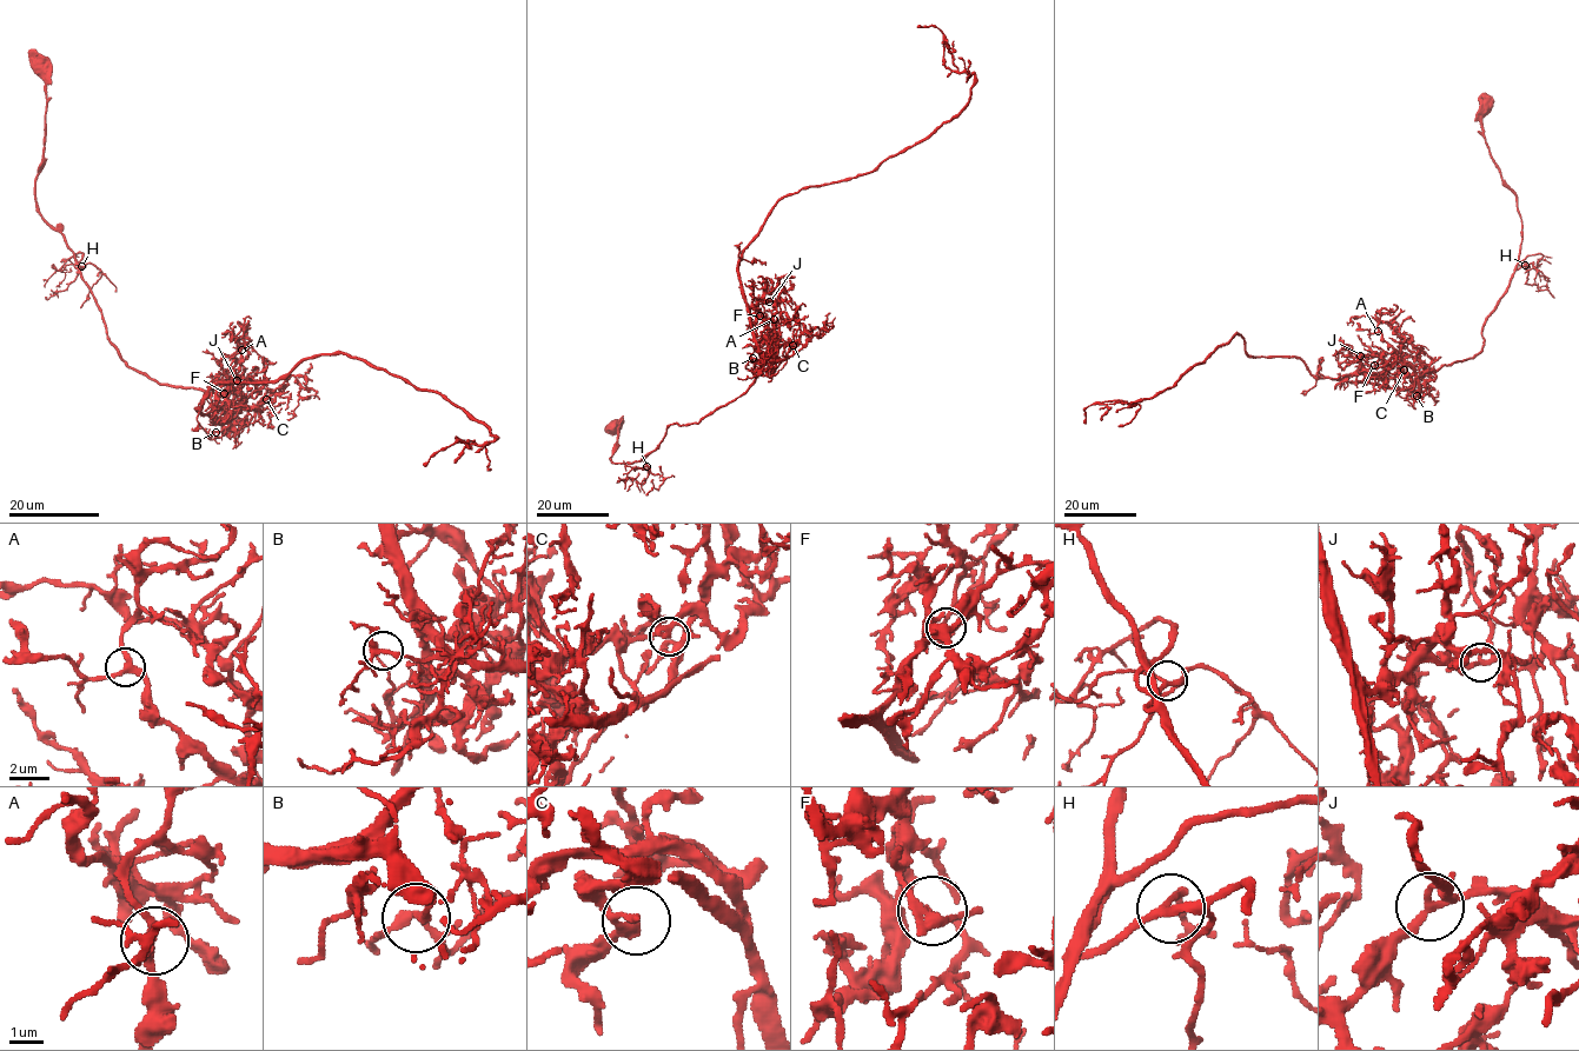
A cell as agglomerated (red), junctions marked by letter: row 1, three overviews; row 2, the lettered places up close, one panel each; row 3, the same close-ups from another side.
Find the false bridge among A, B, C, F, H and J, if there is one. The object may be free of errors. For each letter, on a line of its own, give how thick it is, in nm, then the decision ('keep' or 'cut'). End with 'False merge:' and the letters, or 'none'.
A: 260 nm thick; keep
B: 220 nm thick; keep
C: 220 nm thick; keep
F: 200 nm thick; keep
H: 200 nm thick; keep
J: 200 nm thick; keep
False merge: none

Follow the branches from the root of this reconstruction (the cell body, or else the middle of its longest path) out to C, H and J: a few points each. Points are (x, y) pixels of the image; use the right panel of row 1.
C: (1485, 104), (1483, 137), (1521, 221), (1519, 263), (1474, 357), (1413, 384), (1405, 365), (1415, 366), (1404, 370)
H: (1485, 104), (1481, 105), (1483, 137), (1503, 181), (1516, 197), (1523, 237), (1517, 267), (1525, 265)
J: (1485, 104), (1483, 137), (1516, 197), (1523, 240), (1484, 345), (1406, 388), (1369, 383), (1361, 356)

